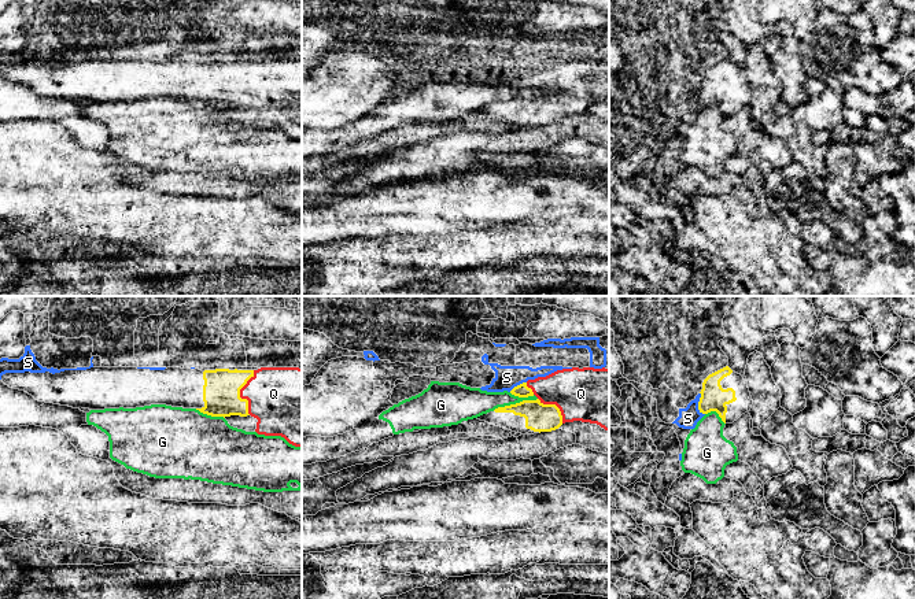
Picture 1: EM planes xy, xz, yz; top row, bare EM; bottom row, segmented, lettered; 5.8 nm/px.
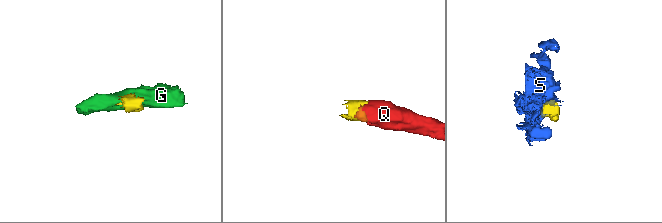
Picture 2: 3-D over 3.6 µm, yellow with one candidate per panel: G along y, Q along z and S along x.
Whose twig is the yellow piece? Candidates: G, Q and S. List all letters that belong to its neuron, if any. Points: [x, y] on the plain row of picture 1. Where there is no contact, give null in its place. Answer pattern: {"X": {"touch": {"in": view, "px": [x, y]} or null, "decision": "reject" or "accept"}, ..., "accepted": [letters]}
{"G": {"touch": {"in": "xz", "px": [516, 96]}, "decision": "reject"}, "Q": {"touch": {"in": "xy", "px": [239, 87]}, "decision": "accept"}, "S": {"touch": {"in": "yz", "px": [698, 96]}, "decision": "reject"}, "accepted": ["Q"]}

